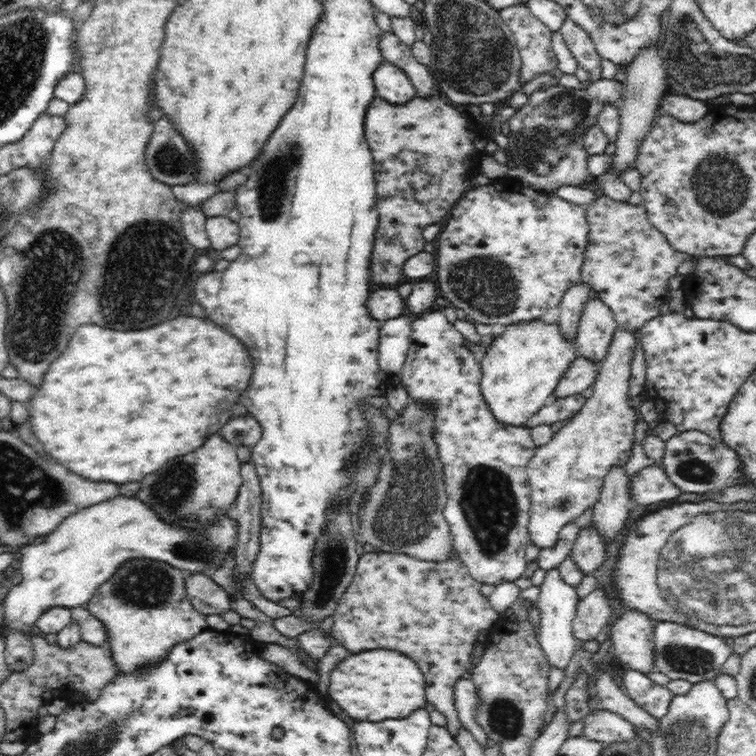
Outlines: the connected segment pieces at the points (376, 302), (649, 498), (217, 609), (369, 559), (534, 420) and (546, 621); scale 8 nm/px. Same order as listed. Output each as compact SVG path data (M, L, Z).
M384 286L372 291L367 307L370 314L380 321L406 314L405 298L398 293L397 286Z
M658 464L648 465L640 470L632 478L631 489L635 505L642 506L673 500L681 494L680 488L668 479L665 468Z
M195 573L185 578L185 591L192 606L203 615L222 615L231 610L231 600L228 594L214 580L210 579L209 573Z
M361 552L354 578L340 597L333 614L334 625L331 634L338 644L351 653L390 648L412 658L425 678L425 696L428 703L434 705L438 712L446 717L448 723L445 727L450 736L455 738L461 729L459 710L455 708L455 684L462 679L464 672L469 670L466 666L470 666L468 660L472 646L476 644L478 630L488 631L492 620L499 618L499 613L492 607L492 603L488 602L489 598L482 596L480 586L482 583L468 574L458 554L453 554L444 561L423 561L408 556L407 553Z
M572 395L560 400L552 400L542 406L534 416L530 416L521 426L531 429L535 426L551 426L557 422L568 421L580 412L585 402L586 398L582 395Z
M558 569L549 570L540 587L540 594L536 601L539 608L540 624L537 630L537 639L548 659L550 666L564 672L574 654L576 638L573 631L573 620L579 601L576 589L562 580Z

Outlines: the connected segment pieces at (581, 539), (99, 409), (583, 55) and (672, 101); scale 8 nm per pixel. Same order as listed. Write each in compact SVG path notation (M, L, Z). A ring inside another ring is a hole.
M592 524L592 527L579 531L570 557L585 575L590 575L602 566L606 559L606 548L598 526Z
M178 316L174 320L158 324L156 328L130 330L130 332L118 332L118 330L102 328L96 324L84 324L72 336L66 352L56 362L52 362L52 366L48 368L48 372L44 376L42 386L37 386L36 392L33 393L27 405L28 421L33 428L33 434L36 435L38 442L44 444L46 452L52 456L51 459L56 458L62 466L66 466L66 469L70 468L72 472L76 472L84 478L90 478L90 480L102 480L102 483L138 482L142 476L150 474L150 470L156 472L158 468L162 468L170 458L184 456L184 454L200 448L212 432L218 432L220 426L224 426L234 416L232 406L238 402L238 398L249 387L248 380L251 380L252 375L253 359L250 358L245 344L240 344L240 340L236 340L236 336L228 336L228 332L224 332L224 328L216 328L216 324L212 324L210 320L204 320L204 318Z
M568 18L560 26L559 31L568 48L573 52L579 67L591 74L591 80L598 80L602 76L600 61L603 58L595 49L591 36L579 24Z
M668 92L659 103L664 114L677 118L680 122L692 124L706 116L711 109L708 102L699 101L684 95Z

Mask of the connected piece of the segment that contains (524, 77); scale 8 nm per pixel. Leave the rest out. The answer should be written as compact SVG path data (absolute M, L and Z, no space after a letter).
M525 4L498 10L514 35L520 53L519 86L557 68L558 59L550 46L551 30Z

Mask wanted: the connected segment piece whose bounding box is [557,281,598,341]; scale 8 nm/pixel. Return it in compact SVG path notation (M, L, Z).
M582 281L564 293L559 304L560 317L557 323L560 324L562 335L566 335L566 339L574 341L584 305L596 297L598 297L597 292L592 285Z

